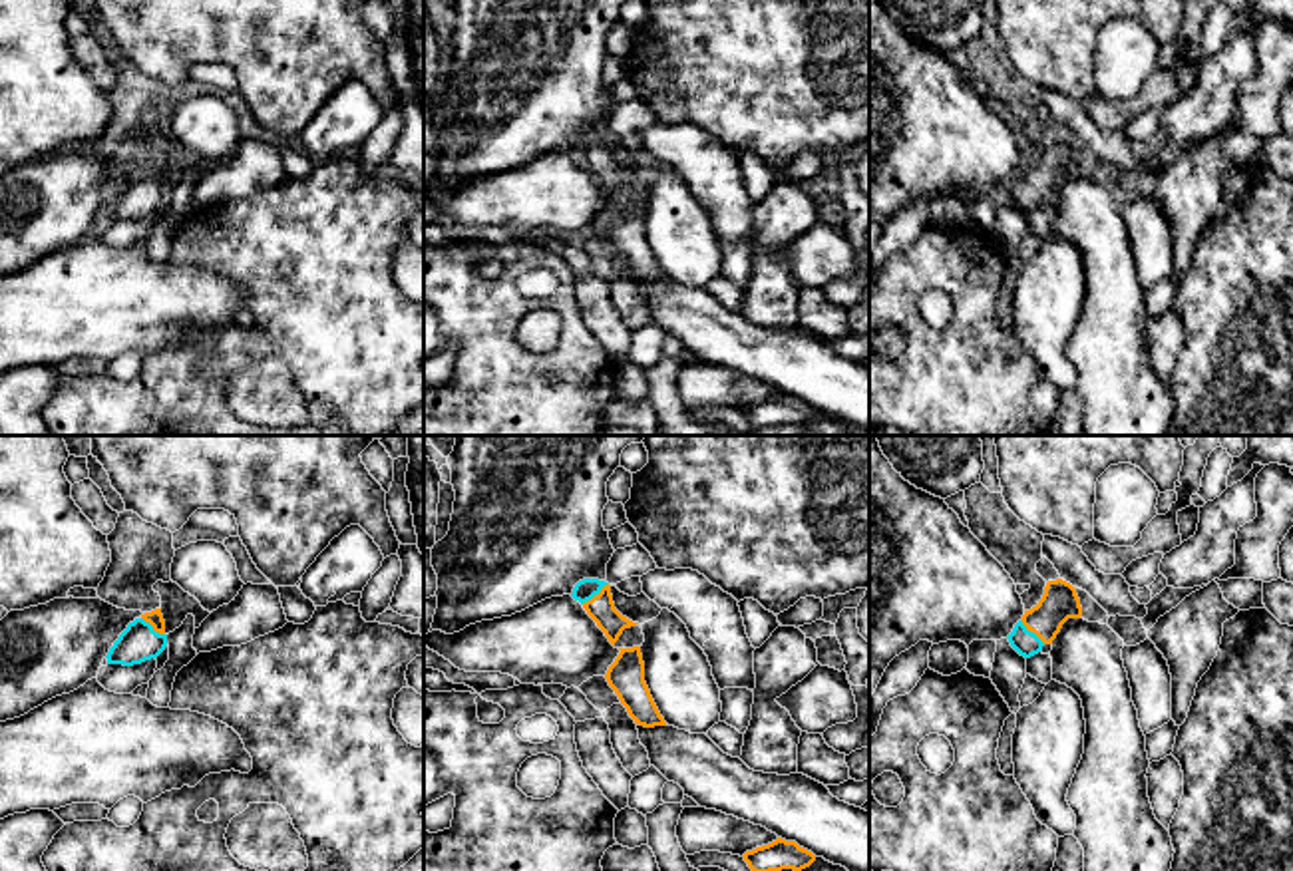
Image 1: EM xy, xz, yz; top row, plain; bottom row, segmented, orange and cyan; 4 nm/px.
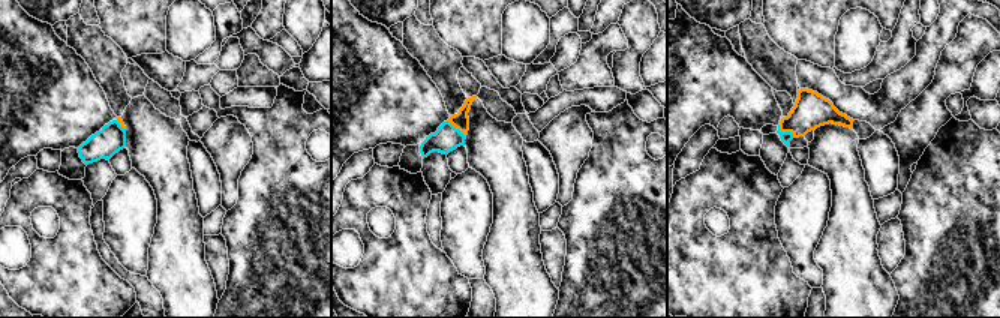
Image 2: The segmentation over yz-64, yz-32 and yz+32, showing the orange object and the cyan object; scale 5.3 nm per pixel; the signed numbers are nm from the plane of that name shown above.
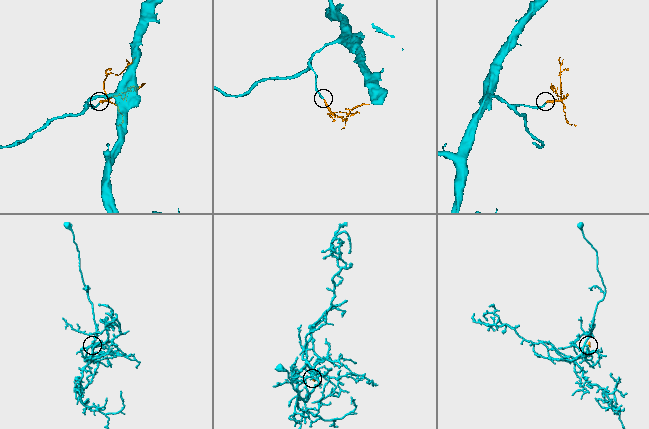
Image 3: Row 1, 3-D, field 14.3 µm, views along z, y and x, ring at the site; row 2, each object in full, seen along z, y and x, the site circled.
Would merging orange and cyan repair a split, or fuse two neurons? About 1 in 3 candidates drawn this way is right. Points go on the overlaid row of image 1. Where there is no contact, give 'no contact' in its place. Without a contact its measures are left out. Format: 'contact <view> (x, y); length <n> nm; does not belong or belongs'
contact xz (595, 595); length 140 nm; belongs

